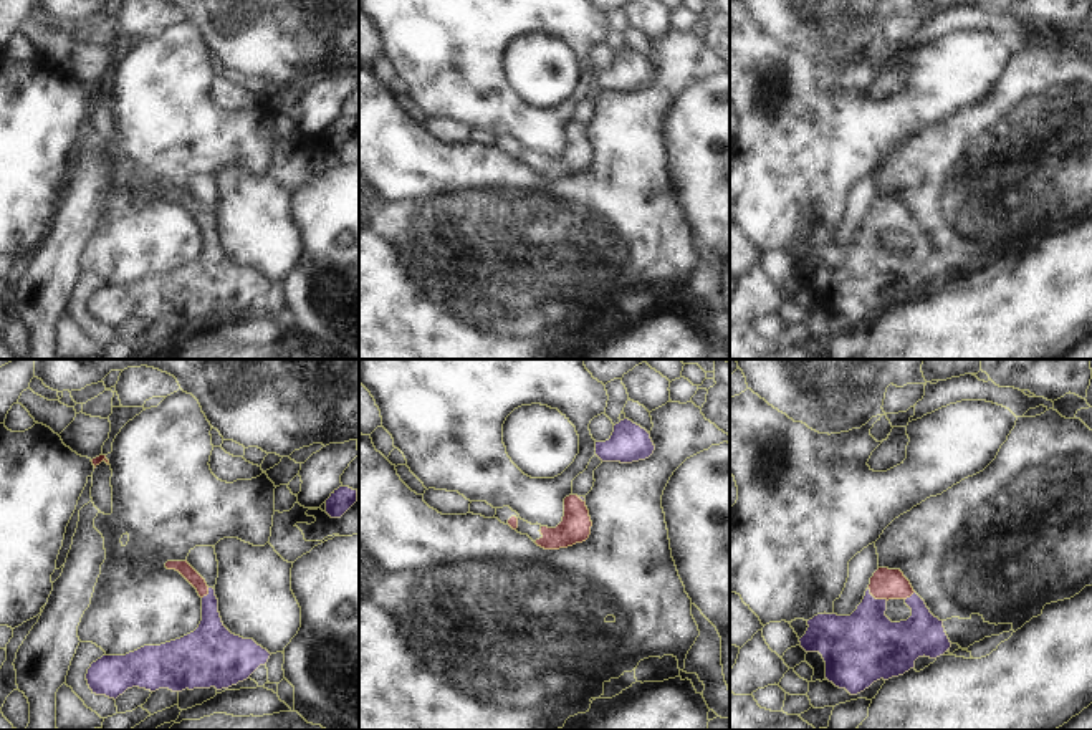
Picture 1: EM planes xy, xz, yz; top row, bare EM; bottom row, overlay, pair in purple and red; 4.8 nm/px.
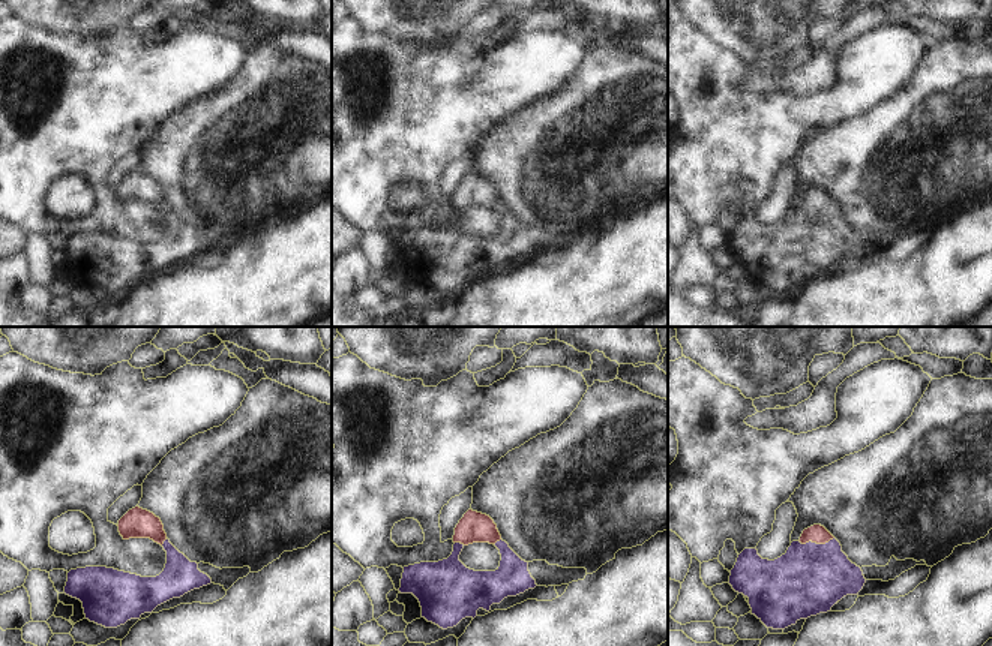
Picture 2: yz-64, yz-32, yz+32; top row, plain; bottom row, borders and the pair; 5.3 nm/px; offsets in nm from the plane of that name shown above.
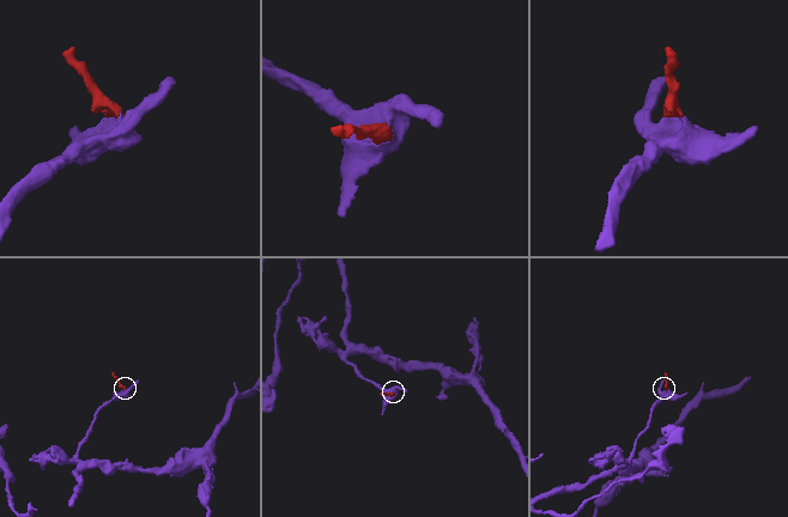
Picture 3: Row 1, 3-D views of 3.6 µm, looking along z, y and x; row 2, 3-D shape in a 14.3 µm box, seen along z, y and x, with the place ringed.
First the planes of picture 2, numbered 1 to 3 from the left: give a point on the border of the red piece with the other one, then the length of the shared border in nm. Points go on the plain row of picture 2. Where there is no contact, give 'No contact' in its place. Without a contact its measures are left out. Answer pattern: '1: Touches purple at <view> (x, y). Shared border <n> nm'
1: Touches purple at yz-64 (164, 206). Shared border 50 nm
2: Touches purple at yz-32 (459, 207). Shared border 60 nm
3: Touches purple at yz+32 (815, 207). Shared border 190 nm

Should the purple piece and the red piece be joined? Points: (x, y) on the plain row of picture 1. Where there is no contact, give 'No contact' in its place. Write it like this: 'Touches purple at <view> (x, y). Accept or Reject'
Touches purple at yz (877, 229). Accept

